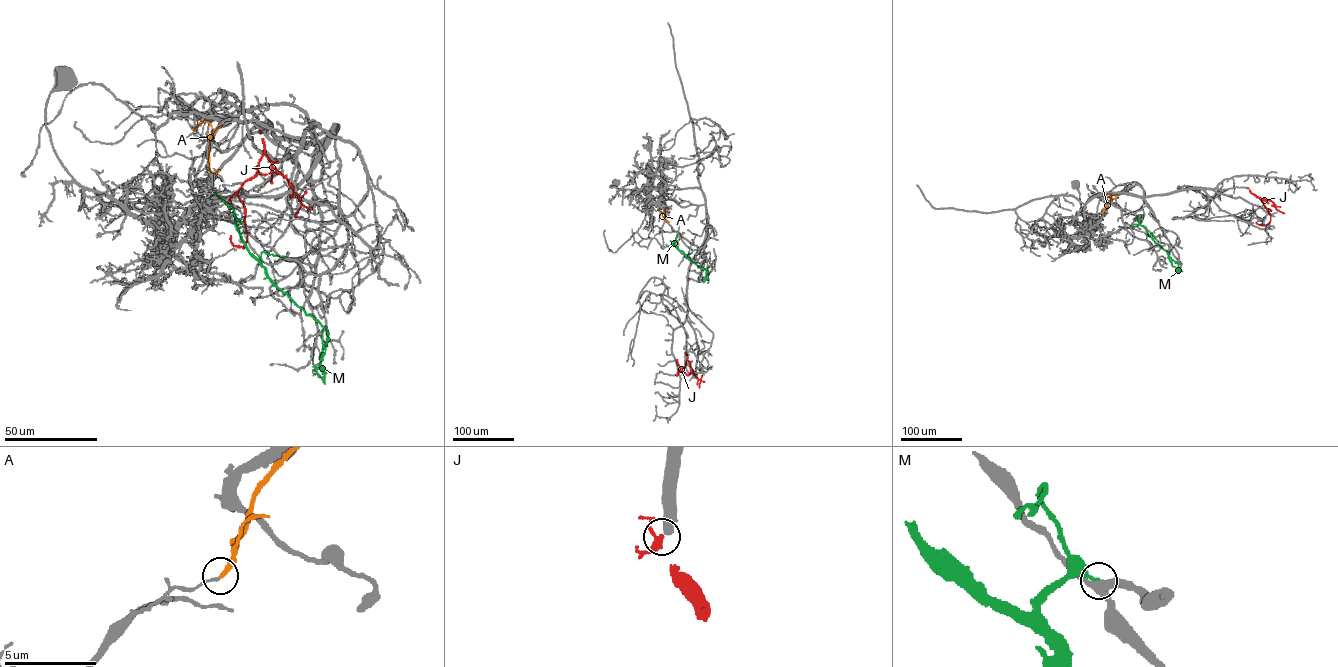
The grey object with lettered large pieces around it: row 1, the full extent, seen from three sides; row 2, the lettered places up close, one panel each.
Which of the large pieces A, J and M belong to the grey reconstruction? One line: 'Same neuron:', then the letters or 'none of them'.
Same neuron: J

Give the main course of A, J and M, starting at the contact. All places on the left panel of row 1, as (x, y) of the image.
A: (215, 176), (209, 171), (211, 125), (204, 121), (191, 129)
J: (261, 133), (263, 153), (257, 173), (237, 192), (244, 207), (246, 242), (243, 246), (234, 245), (231, 235)
M: (260, 261), (277, 287), (326, 331), (328, 338), (320, 356), (324, 384)

